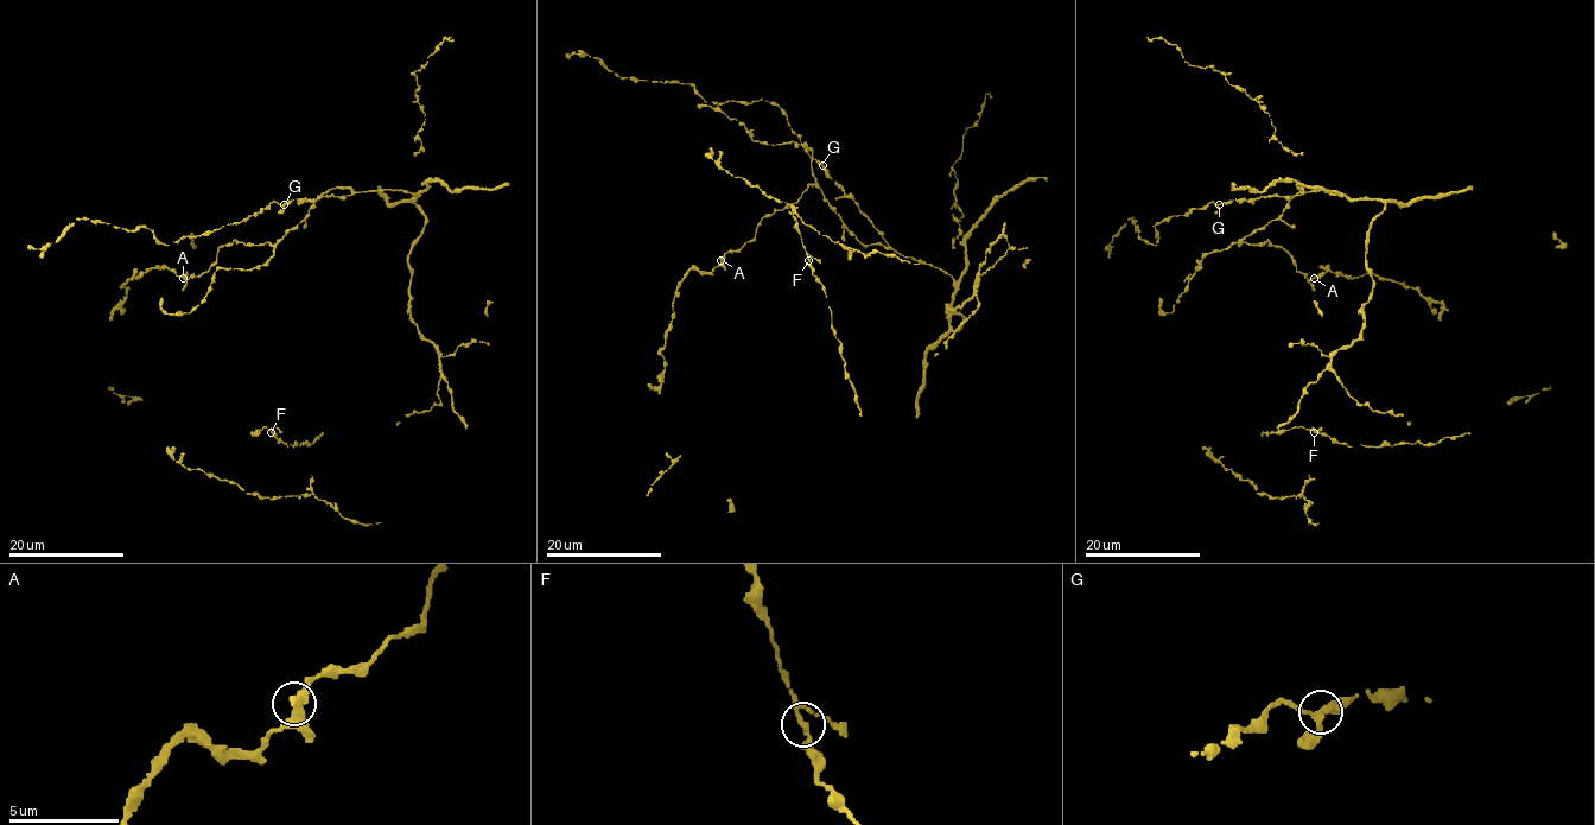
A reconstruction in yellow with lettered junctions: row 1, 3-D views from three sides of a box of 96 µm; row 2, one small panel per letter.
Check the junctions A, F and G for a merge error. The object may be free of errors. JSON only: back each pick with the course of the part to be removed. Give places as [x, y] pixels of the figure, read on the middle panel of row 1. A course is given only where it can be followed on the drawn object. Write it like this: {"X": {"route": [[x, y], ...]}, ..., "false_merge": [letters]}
{"false_merge": []}

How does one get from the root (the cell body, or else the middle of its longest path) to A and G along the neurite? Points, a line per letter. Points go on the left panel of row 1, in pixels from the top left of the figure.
A: (412, 200), (401, 190), (330, 189), (273, 245), (233, 240), (201, 275), (183, 278)
G: (412, 200), (417, 196), (407, 191), (373, 190), (284, 204)

